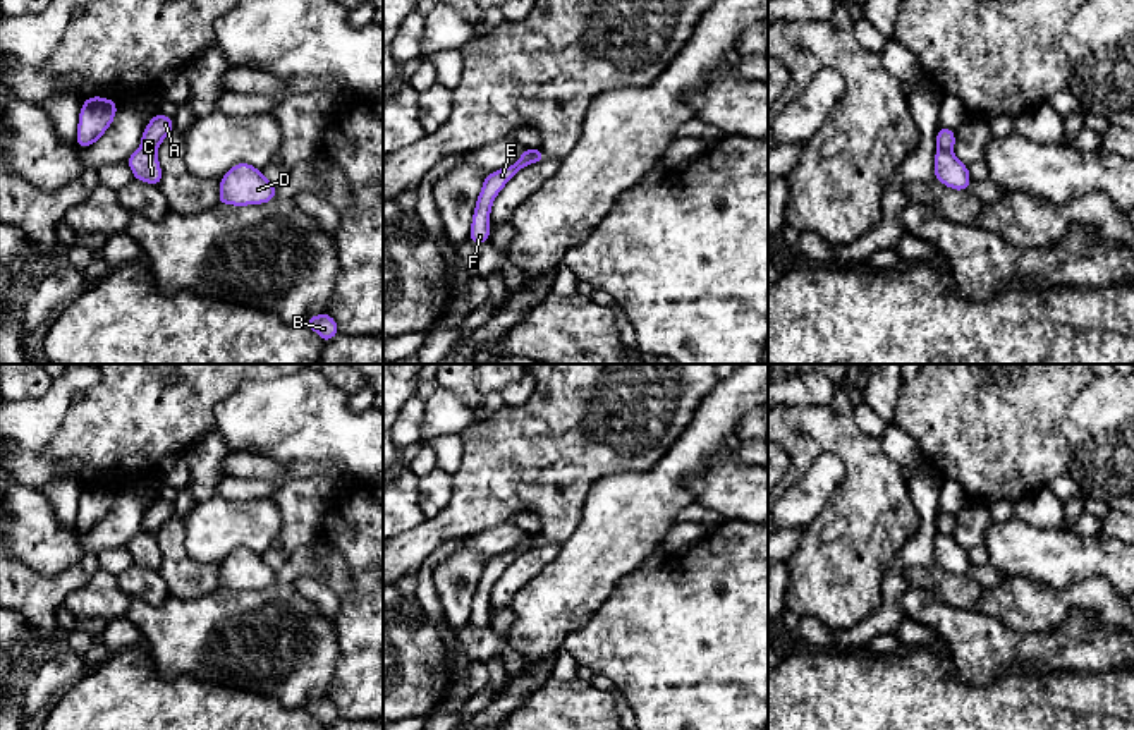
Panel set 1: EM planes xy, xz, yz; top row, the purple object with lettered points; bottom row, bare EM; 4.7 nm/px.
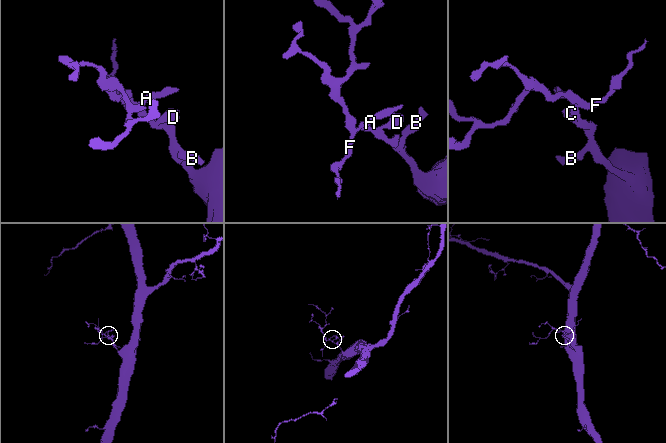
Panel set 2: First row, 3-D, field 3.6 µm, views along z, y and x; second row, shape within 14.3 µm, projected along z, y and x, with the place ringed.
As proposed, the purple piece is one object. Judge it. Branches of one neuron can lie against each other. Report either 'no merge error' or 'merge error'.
merge error

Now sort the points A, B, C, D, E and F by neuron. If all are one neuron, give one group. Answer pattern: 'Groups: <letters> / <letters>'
Groups: A E F / B C D

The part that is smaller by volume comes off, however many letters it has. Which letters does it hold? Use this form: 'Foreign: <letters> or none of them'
Foreign: A, E, F

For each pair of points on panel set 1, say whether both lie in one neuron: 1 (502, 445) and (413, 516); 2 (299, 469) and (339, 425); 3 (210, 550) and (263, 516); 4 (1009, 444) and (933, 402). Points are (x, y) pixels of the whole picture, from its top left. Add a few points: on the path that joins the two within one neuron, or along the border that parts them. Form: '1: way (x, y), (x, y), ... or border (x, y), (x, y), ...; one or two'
1: border (426, 517), (401, 533); two
2: border (335, 461), (291, 461), (287, 464); two
3: way (224, 536), (236, 524), (249, 524); one
4: way (990, 425), (973, 407), (952, 407); one

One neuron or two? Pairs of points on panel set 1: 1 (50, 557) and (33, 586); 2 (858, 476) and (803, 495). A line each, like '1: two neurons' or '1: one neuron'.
1: two neurons
2: two neurons

